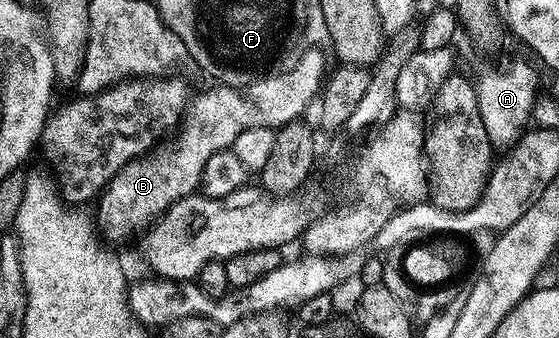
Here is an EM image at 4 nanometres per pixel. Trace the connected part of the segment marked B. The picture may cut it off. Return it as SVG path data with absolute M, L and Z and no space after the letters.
M308 48L283 70L261 75L245 83L241 92L220 88L217 92L193 95L191 107L183 117L184 128L175 129L177 132L172 140L172 148L165 152L153 150L143 158L131 160L108 181L102 192L104 197L100 200L100 220L98 216L103 235L124 236L128 228L142 225L151 212L159 213L175 200L193 195L200 186L202 166L206 166L212 155L231 148L234 138L238 138L242 130L250 130L253 126L266 126L275 130L291 120L303 117L308 103L317 99L325 74L323 54L316 48Z

